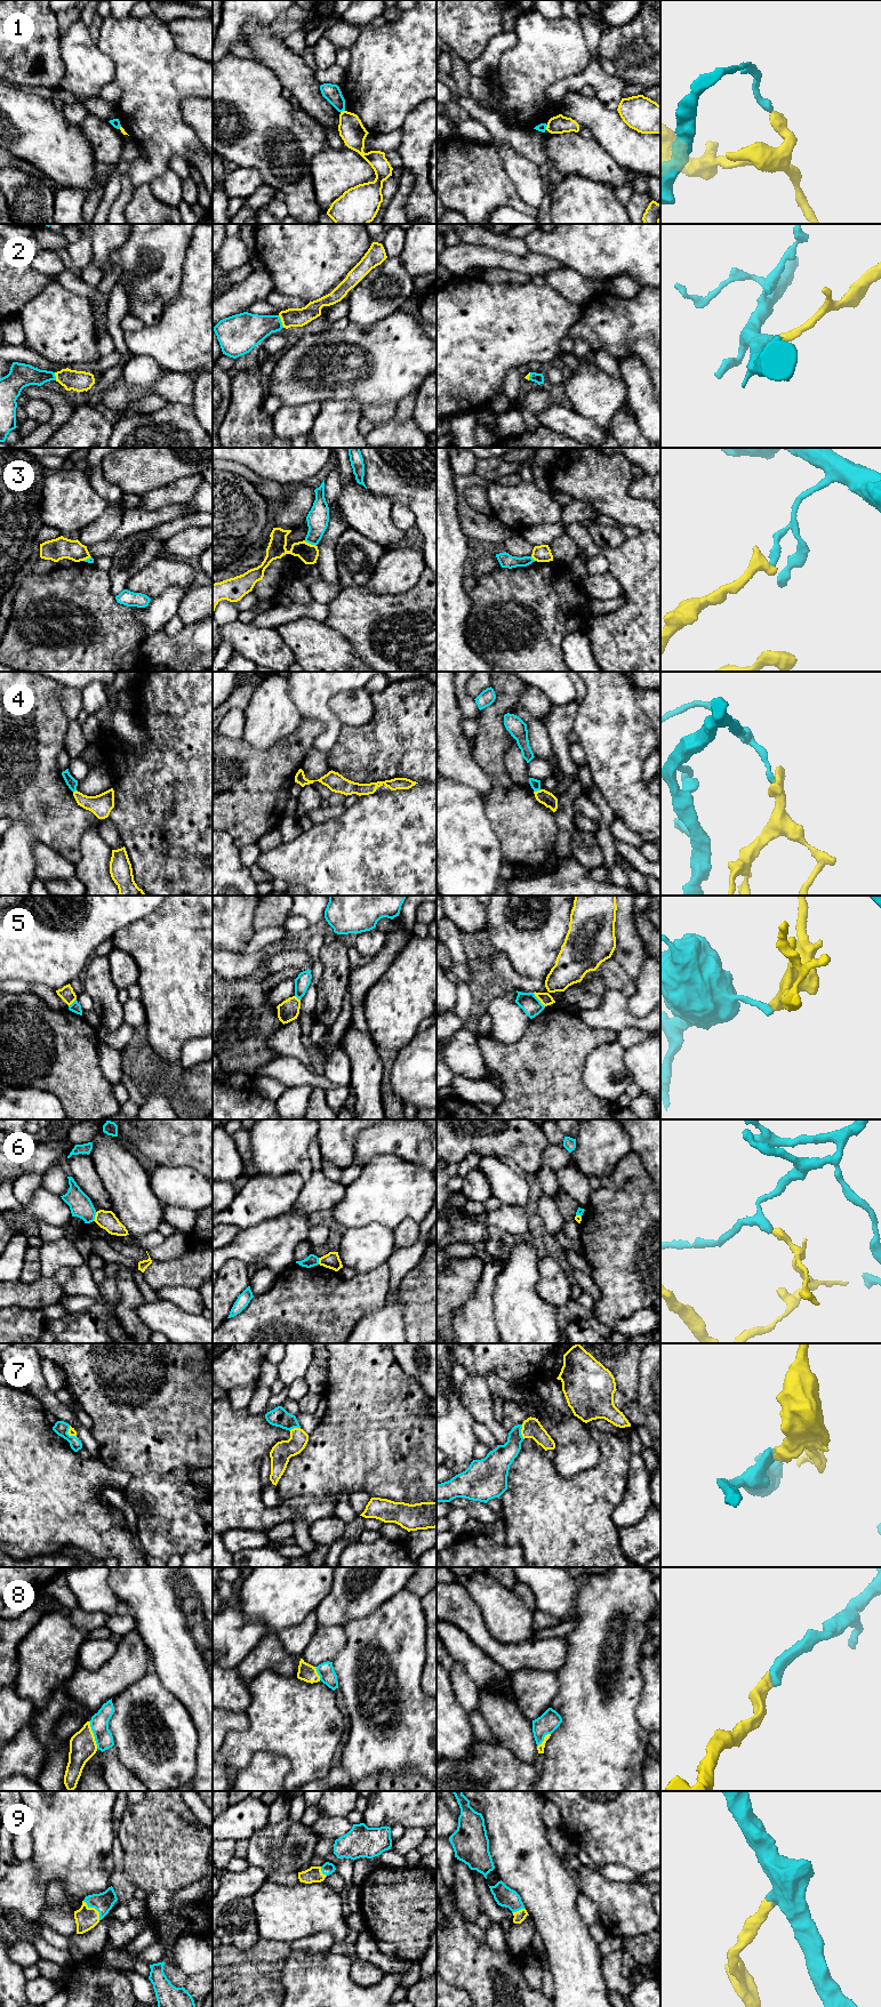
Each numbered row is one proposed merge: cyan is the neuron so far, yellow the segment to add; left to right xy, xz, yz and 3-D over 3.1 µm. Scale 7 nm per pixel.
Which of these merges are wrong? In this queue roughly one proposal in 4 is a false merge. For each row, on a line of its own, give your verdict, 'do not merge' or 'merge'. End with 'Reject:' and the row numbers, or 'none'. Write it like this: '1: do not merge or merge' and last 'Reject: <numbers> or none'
1: do not merge
2: merge
3: do not merge
4: do not merge
5: do not merge
6: do not merge
7: merge
8: merge
9: merge
Reject: 1, 3, 4, 5, 6

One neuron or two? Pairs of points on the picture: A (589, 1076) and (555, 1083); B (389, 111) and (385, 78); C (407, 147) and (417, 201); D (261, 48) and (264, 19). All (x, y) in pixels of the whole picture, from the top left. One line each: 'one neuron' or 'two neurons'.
A: two neurons
B: one neuron
C: one neuron
D: two neurons

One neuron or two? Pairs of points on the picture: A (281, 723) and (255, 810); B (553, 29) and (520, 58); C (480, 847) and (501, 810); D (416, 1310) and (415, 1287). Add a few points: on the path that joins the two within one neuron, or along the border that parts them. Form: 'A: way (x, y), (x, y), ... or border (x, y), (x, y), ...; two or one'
A: border (298, 727), (264, 749), (256, 749), (249, 745); two
B: way (545, 37), (528, 54); one
C: border (483, 801), (486, 816), (502, 851); two
D: way (416, 1305), (416, 1293); one

